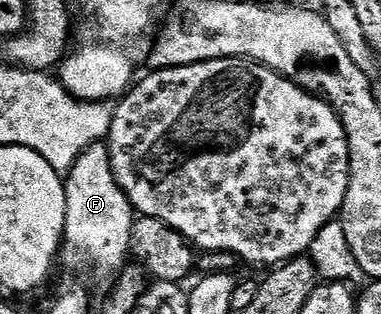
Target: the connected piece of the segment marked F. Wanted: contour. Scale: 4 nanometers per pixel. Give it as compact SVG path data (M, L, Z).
M104 142L97 144L91 144L86 151L83 152L74 162L74 166L69 168L66 175L63 177L64 181L64 193L66 194L66 222L64 223L64 240L67 247L63 249L62 260L65 260L70 267L76 272L112 272L116 274L125 267L126 261L124 258L128 258L130 249L132 246L132 225L134 223L134 209L132 203L126 198L126 194L118 186L118 182L114 176L114 170L112 169L112 159L108 153L108 145Z

